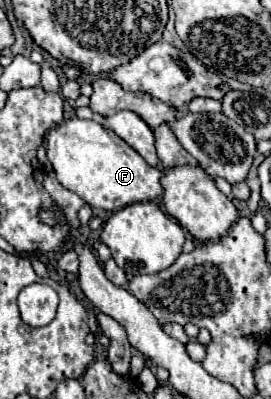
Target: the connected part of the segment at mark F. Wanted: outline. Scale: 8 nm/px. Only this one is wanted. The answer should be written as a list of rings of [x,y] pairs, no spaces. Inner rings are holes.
[[[80,118],[62,122],[48,132],[46,152],[60,184],[78,194],[92,208],[112,212],[134,202],[156,200],[164,194],[160,184],[164,172],[146,164],[146,160],[134,148],[98,122]]]

